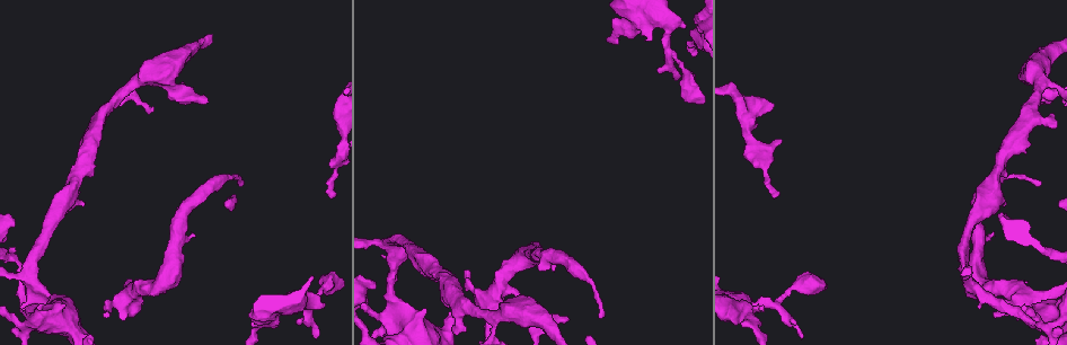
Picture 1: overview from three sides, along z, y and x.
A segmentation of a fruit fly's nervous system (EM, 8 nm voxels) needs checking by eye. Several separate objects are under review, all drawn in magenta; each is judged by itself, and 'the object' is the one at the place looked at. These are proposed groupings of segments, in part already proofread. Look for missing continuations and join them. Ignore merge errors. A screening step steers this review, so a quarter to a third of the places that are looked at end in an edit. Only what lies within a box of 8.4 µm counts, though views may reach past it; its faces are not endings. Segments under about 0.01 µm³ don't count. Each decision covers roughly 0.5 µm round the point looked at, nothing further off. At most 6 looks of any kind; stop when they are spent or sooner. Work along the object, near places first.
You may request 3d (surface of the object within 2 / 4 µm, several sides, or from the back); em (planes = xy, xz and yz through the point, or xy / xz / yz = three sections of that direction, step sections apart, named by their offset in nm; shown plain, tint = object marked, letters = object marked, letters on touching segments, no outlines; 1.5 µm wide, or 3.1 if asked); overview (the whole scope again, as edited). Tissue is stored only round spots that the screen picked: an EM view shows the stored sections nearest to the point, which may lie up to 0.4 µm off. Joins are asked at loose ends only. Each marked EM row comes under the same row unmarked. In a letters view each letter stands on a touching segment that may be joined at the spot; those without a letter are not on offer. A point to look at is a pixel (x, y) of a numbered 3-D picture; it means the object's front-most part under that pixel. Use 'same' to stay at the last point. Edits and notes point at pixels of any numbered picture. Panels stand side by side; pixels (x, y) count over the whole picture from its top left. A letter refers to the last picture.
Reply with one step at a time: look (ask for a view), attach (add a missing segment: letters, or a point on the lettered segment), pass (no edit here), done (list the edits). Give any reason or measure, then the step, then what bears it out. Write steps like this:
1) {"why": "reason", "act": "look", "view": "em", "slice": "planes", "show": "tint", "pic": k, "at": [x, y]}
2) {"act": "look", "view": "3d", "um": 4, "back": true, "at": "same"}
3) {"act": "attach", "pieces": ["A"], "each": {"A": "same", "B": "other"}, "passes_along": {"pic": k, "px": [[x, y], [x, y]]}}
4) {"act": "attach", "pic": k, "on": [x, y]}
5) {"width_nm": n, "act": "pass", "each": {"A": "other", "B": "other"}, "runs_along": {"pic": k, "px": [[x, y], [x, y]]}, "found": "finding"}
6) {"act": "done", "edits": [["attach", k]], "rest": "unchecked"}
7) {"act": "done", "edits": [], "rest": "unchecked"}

{"why": "thin end", "act": "look", "view": "em", "slice": "planes", "show": "letters", "pic": 1, "at": [332, 193]}

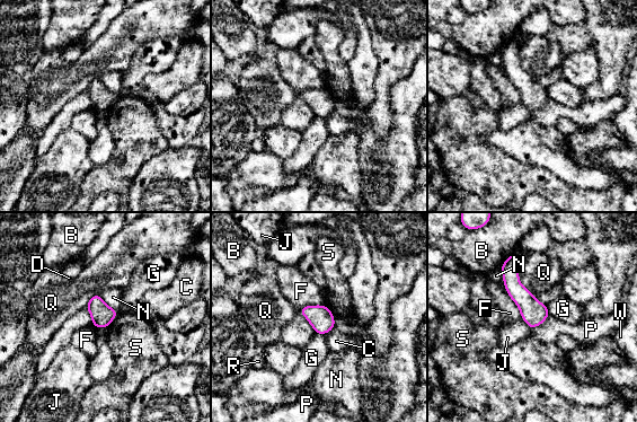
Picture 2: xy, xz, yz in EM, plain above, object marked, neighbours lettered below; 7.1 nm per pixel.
{"act": "pass", "each": {"B": "other", "C": "other", "D": "other", "F": "other", "G": "other", "J": "other", "N": "other", "P": "other", "Q": "other", "R": "other", "S": "other", "W": "other"}, "border": {"pic": 2, "px": [[501, 266], [503, 283], [506, 290]]}, "found": "no lettered segment goes on from it"}

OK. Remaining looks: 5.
{"act": "look", "view": "3d", "um": 2, "pic": 1, "at": [552, 271]}

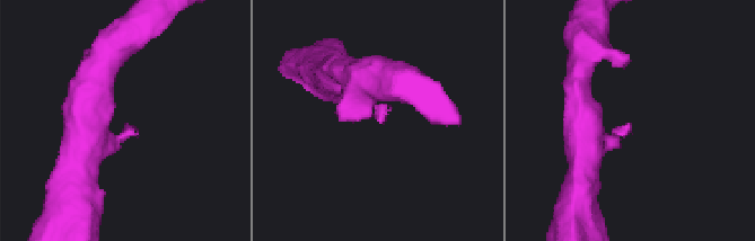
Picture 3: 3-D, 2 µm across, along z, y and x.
{"why": "shape alone is not enough", "act": "look", "view": "em", "slice": "planes", "show": "letters", "pic": 3, "at": [627, 127]}

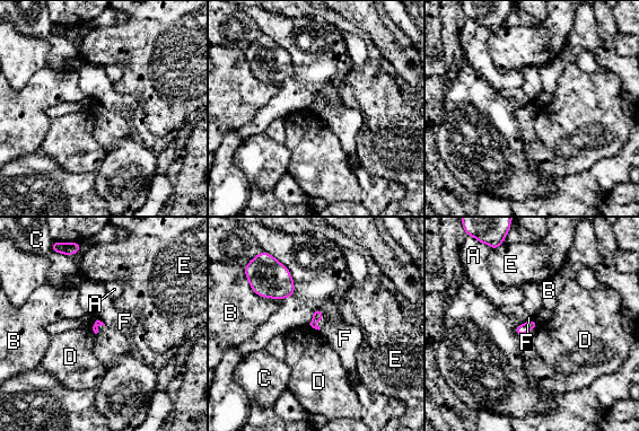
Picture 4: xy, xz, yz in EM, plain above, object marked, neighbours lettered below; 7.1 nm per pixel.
{"act": "pass", "each": {"A": "other", "B": "other", "C": "other", "D": "other", "E": "other", "F": "other"}, "border": {"pic": 4, "px": [[97, 319], [105, 325]]}, "found": "none of them fits"}

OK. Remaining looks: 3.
{"act": "look", "view": "3d", "um": 2, "pic": 1, "at": [50, 296]}

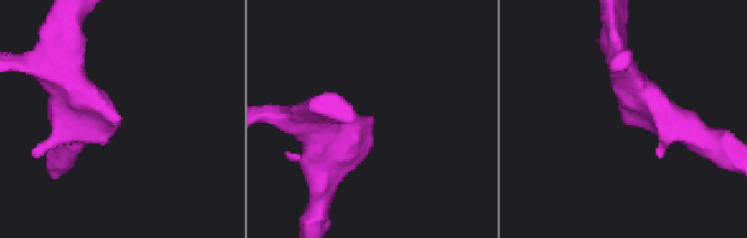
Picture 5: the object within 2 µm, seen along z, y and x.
{"act": "look", "view": "em", "slice": "yz", "step": 4, "show": "tint", "pic": 5, "at": [623, 118]}

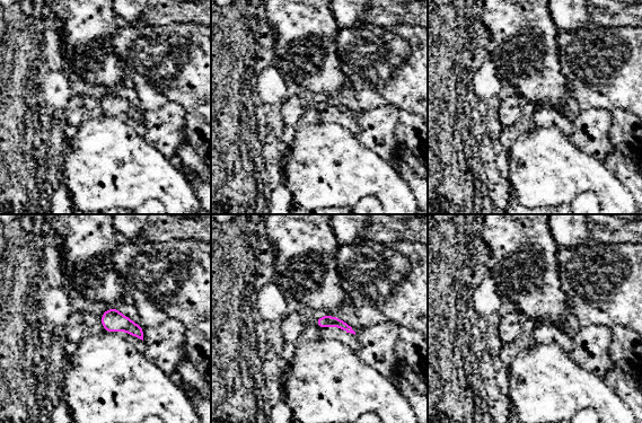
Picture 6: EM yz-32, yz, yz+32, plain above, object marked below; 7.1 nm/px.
{"act": "look", "view": "em", "slice": "yz", "step": 4, "show": "letters", "at": "same"}

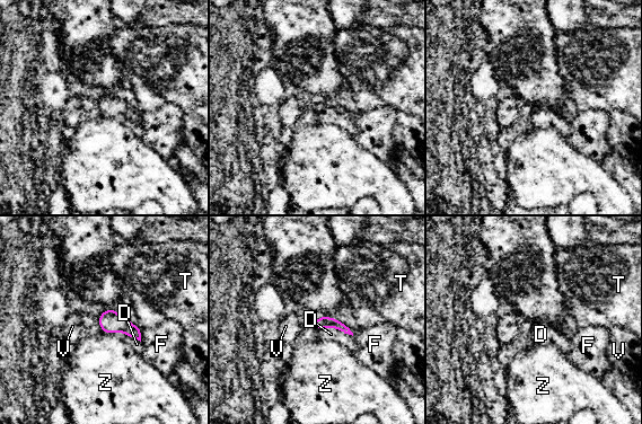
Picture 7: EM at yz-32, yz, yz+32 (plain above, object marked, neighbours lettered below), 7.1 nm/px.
{"longest_contact_nm": ["D", 260], "act": "attach", "pieces": ["D"], "each": {"D": "same", "F": "other", "T": "other", "V": "other", "Z": "other"}, "found": "the neuron continues"}

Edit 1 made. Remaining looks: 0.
{"act": "done", "edits": [["attach", 7]], "rest": "unchecked"}

